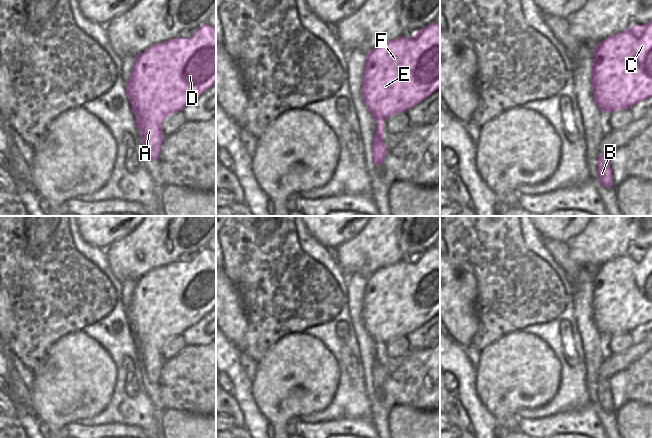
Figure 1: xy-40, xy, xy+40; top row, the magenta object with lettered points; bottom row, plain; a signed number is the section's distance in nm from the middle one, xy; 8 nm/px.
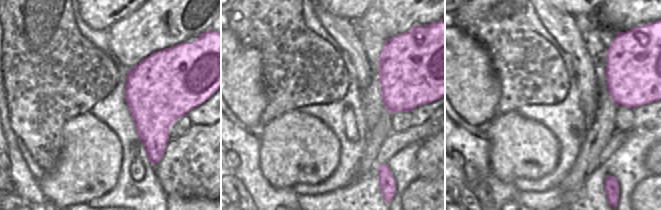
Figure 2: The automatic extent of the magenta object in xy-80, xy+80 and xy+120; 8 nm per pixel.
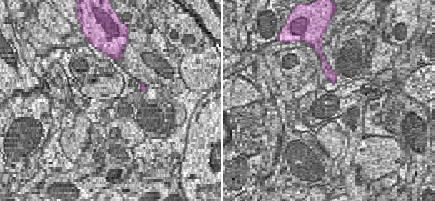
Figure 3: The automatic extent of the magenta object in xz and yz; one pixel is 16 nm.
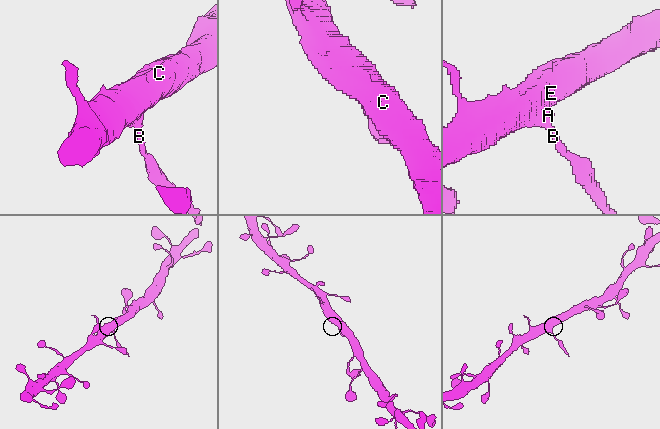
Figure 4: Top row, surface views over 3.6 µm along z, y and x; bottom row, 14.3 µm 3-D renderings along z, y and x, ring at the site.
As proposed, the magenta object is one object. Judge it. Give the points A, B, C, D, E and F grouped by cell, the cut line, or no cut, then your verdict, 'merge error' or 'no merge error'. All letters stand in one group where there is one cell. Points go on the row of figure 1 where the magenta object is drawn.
groups A C D E F / B; cut xy (382, 157), (374, 161); merge error

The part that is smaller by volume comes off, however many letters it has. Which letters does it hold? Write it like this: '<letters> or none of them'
B

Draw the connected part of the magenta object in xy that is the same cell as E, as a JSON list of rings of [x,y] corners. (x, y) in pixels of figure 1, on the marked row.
[[[434,21],[409,39],[399,37],[377,45],[364,64],[362,96],[377,122],[372,144],[372,160],[379,161],[388,151],[384,142],[384,122],[397,113],[406,113],[440,88],[440,25]]]

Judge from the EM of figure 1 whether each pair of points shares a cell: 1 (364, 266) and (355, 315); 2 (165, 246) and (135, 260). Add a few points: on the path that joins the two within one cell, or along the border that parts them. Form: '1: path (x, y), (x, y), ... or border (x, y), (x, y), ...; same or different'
1: border (344, 274), (367, 275); different
2: path (158, 246), (149, 246), (142, 253); same

